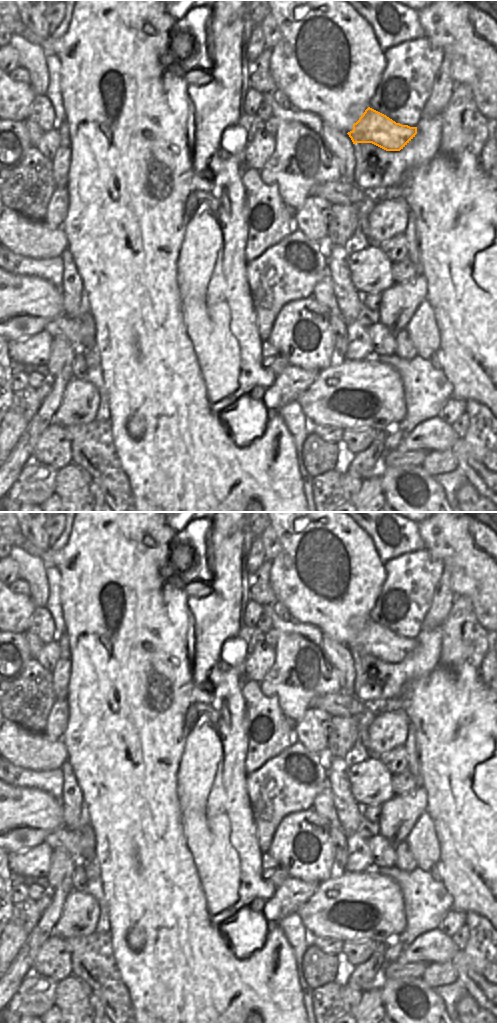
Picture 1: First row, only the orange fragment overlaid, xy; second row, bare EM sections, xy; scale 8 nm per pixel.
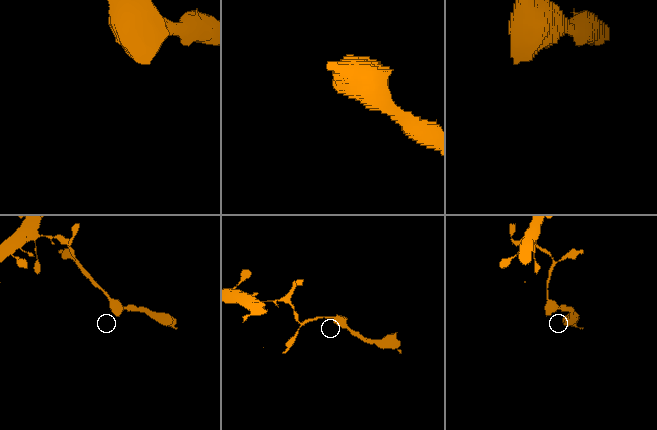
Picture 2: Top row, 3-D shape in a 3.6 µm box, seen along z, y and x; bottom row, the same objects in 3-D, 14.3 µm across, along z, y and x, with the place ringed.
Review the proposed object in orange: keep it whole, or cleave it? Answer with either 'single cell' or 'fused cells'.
single cell

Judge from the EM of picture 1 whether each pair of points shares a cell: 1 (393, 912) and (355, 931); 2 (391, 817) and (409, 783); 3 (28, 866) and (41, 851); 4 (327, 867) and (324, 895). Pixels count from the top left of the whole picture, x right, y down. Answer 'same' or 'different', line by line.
1: same
2: different
3: same
4: different

